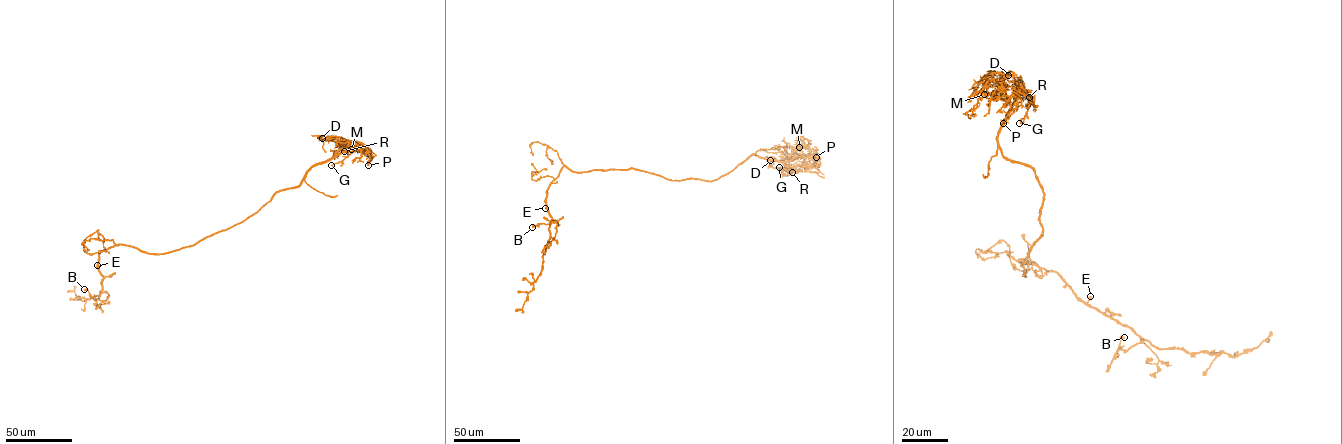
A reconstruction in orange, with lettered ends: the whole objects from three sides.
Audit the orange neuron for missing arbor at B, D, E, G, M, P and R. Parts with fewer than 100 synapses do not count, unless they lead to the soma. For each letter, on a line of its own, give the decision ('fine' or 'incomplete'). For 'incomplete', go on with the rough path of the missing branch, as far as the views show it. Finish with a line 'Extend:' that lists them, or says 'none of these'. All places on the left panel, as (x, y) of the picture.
B: fine
D: fine
E: fine
G: fine
M: fine
P: fine
R: fine
Extend: none of these

